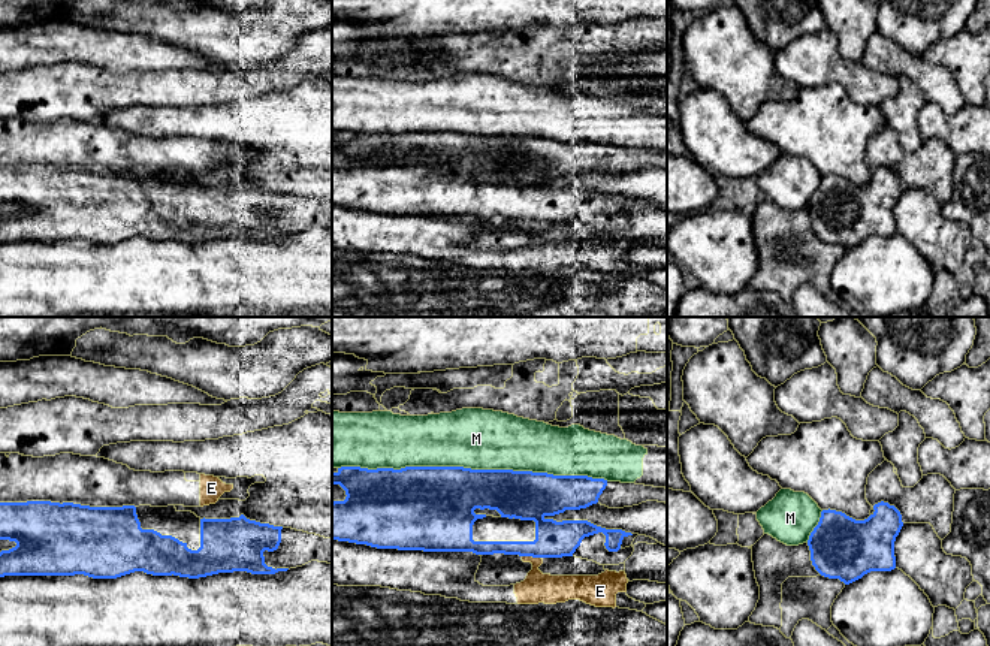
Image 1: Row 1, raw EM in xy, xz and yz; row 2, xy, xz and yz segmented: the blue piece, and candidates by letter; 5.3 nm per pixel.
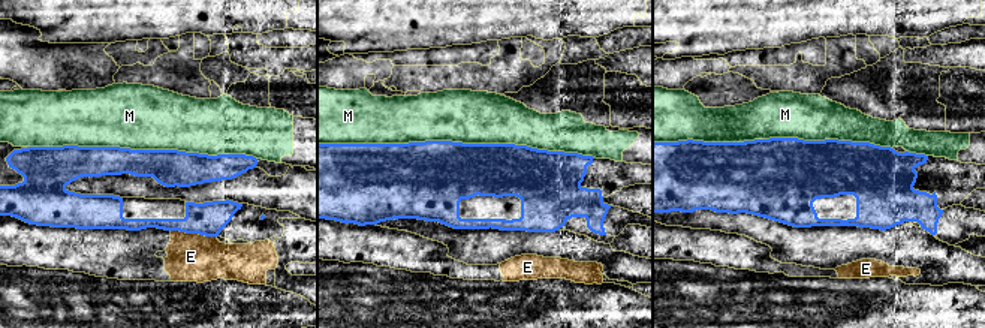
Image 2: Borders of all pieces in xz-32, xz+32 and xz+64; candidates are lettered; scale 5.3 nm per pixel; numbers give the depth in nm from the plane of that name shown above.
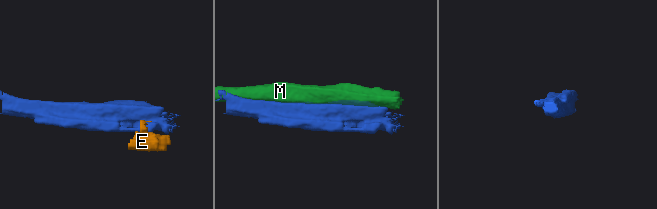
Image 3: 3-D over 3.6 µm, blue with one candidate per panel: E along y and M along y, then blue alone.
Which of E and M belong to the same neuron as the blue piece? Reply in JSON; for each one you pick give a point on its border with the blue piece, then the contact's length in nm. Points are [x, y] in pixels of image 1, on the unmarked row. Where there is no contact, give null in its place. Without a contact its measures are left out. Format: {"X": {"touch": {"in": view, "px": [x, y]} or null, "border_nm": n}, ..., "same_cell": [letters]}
{"same_cell": []}

